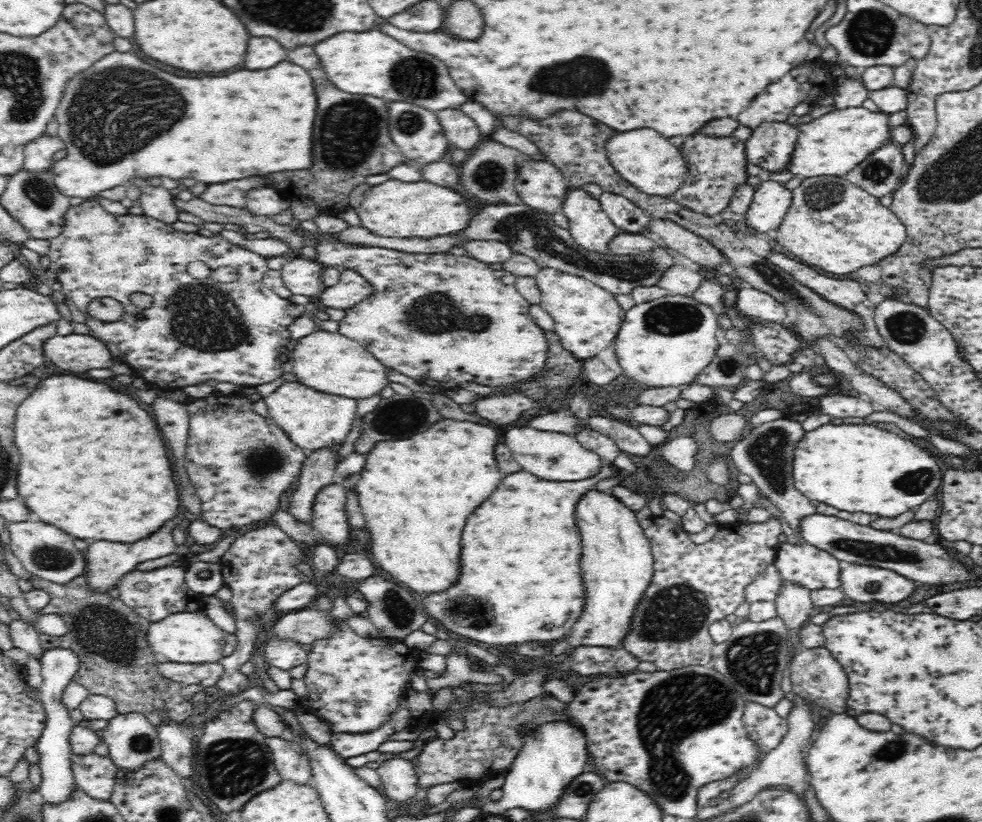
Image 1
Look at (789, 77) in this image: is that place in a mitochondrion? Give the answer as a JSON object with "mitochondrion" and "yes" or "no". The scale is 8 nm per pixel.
{"mitochondrion":"no"}

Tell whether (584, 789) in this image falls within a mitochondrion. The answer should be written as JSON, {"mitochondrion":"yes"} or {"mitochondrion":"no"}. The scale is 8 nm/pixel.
{"mitochondrion":"yes"}

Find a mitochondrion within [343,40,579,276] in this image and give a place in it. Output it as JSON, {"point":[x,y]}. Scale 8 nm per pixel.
{"point":[412,77]}

